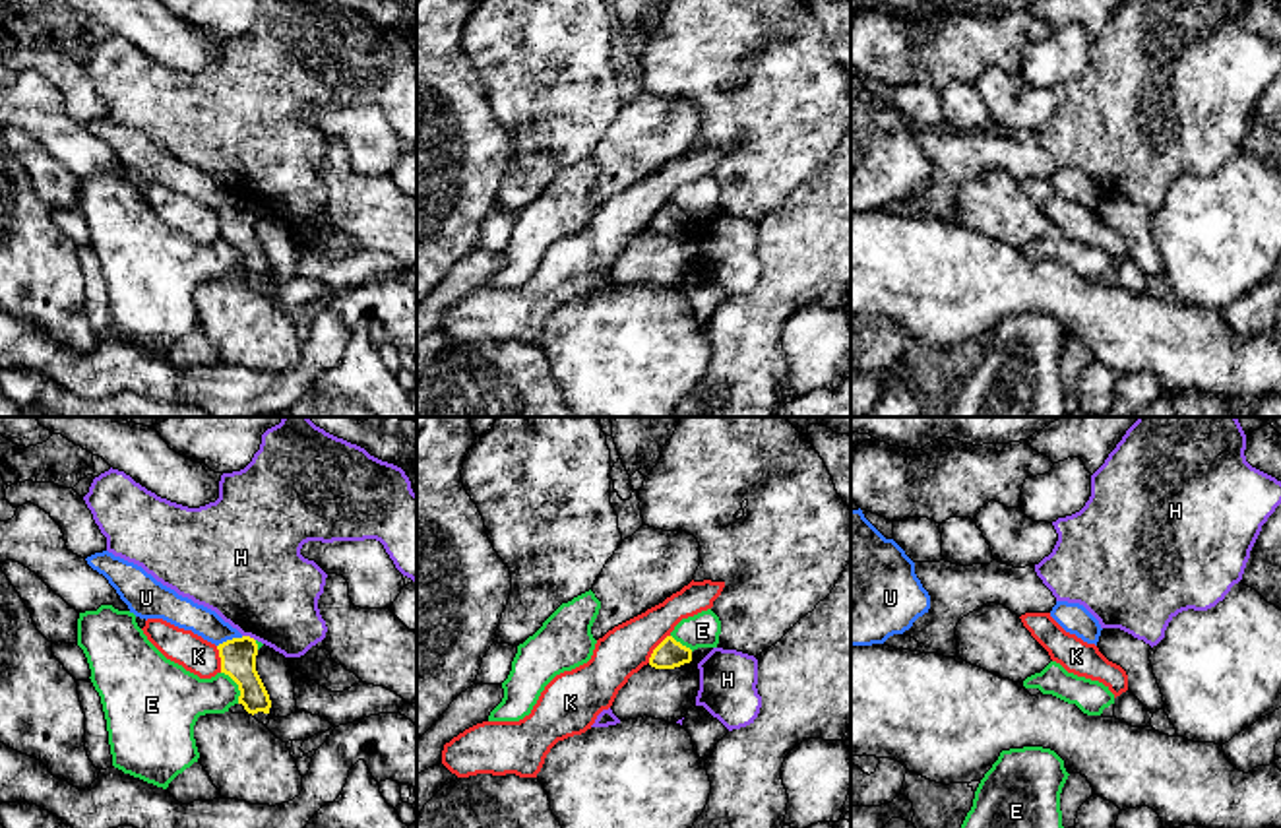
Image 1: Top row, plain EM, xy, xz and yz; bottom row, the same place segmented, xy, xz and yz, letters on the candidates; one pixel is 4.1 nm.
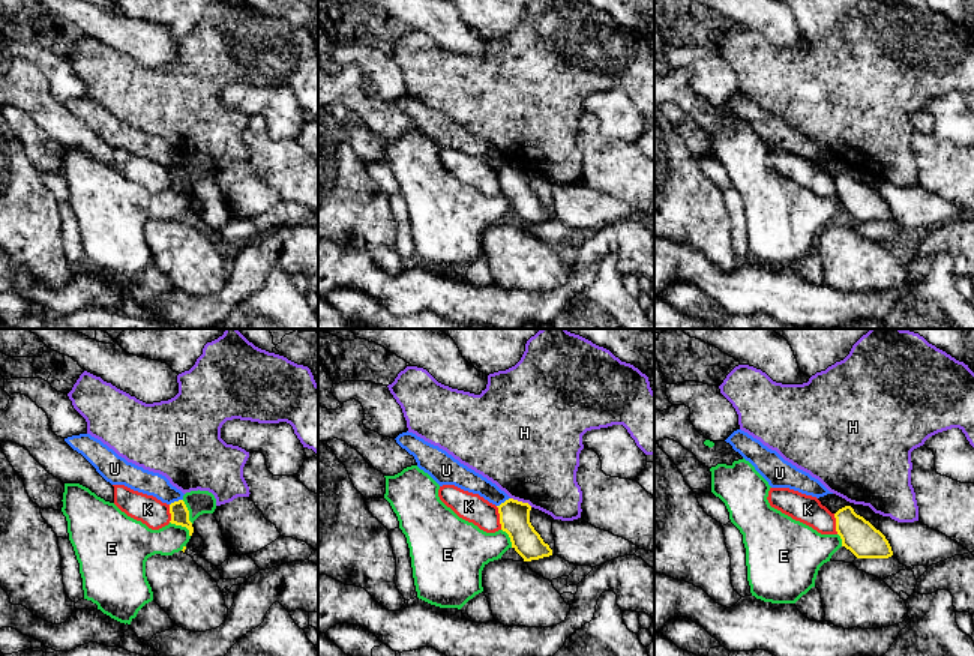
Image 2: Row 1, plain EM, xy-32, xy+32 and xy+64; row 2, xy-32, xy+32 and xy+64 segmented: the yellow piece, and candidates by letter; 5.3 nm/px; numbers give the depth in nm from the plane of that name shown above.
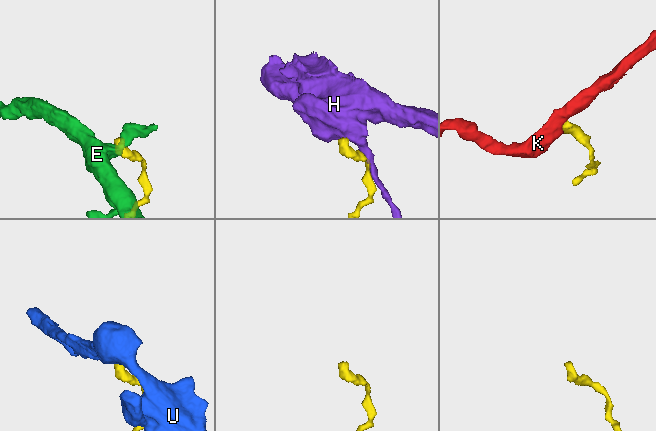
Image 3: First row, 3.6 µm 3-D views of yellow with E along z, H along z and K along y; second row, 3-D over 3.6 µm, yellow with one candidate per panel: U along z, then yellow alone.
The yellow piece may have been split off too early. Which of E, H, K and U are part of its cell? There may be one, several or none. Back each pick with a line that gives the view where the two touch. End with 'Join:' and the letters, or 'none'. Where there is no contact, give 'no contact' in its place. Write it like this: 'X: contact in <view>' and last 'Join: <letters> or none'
Join: none

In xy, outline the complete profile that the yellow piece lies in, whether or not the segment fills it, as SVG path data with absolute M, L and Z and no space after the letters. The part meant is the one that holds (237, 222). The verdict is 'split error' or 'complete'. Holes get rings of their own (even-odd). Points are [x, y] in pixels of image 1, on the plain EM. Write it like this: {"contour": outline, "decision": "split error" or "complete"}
{"contour": "M250 202L233 204L217 211L221 239L229 240L240 256L238 270L248 279L269 279L271 266L256 237L258 209Z", "decision": "complete"}

